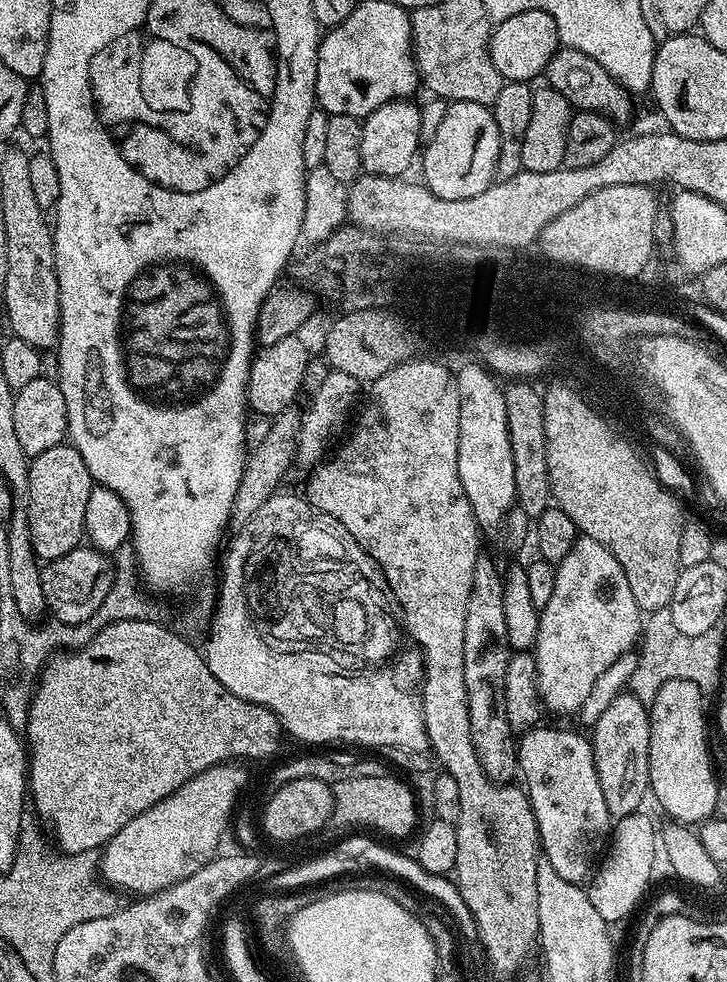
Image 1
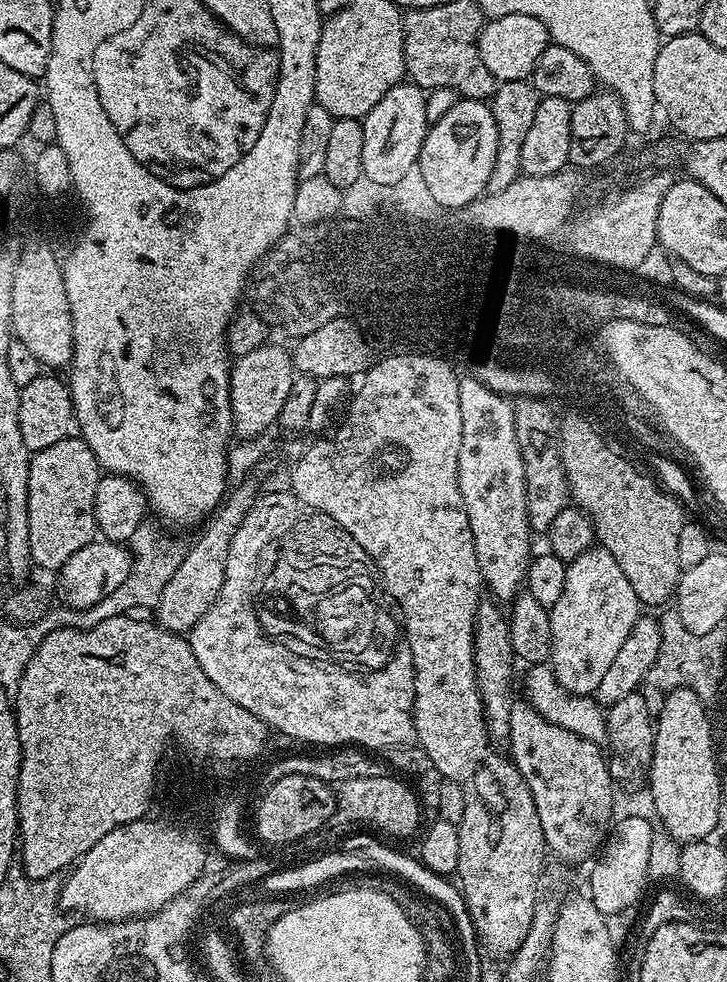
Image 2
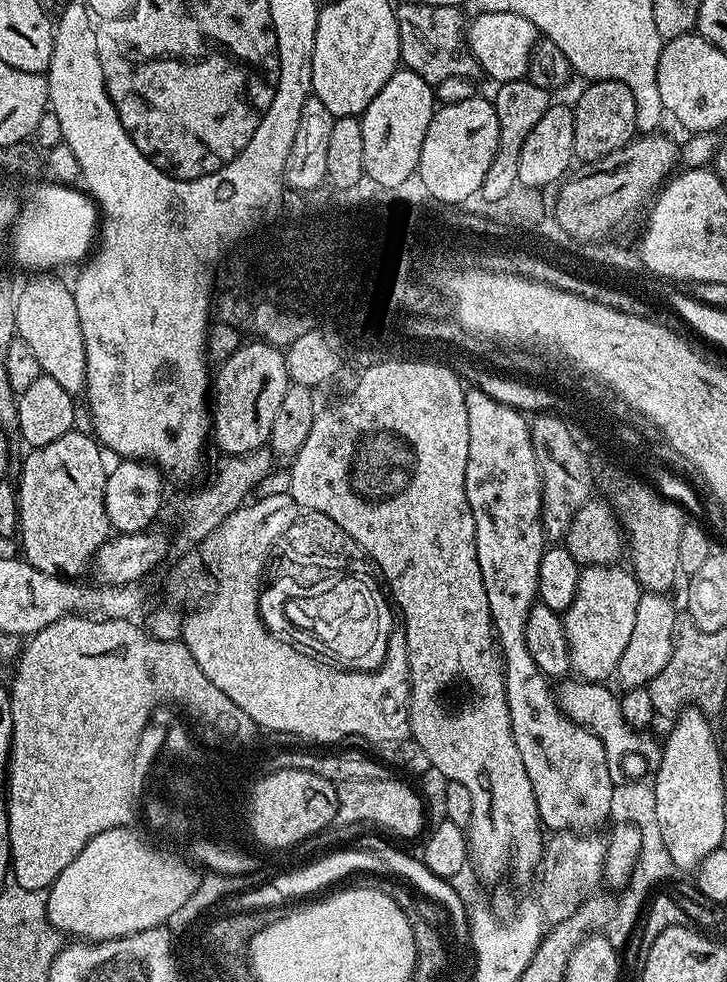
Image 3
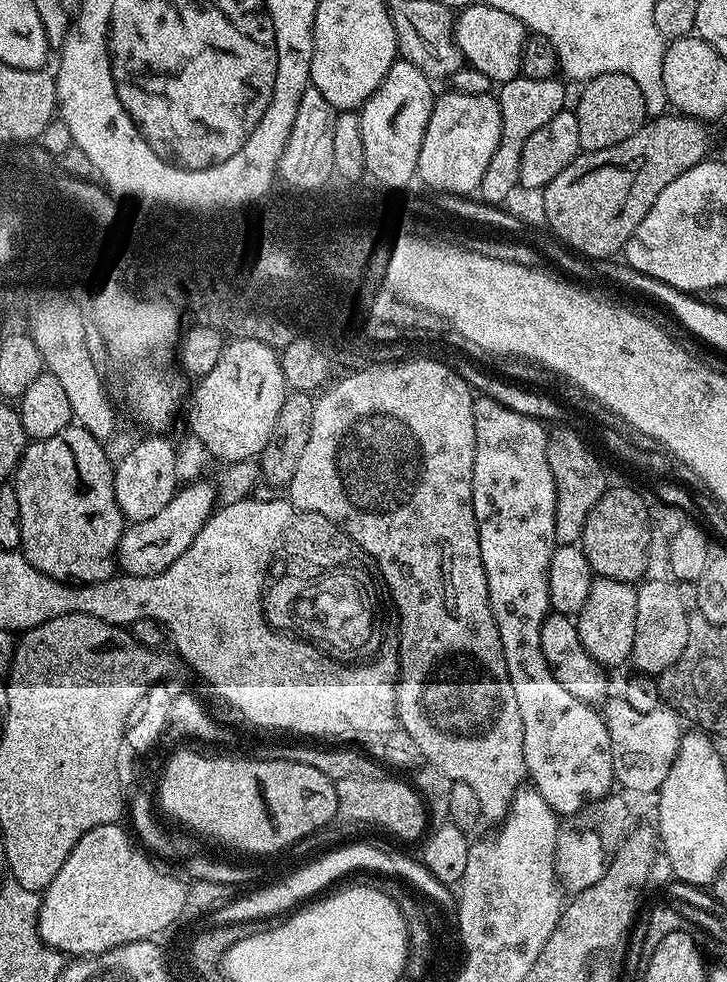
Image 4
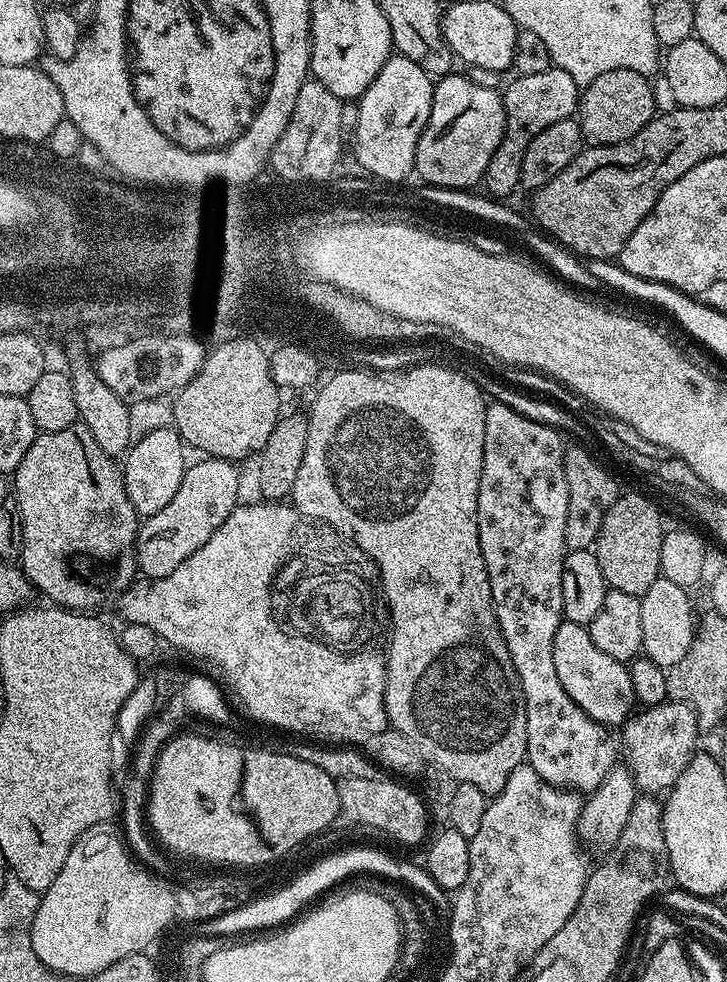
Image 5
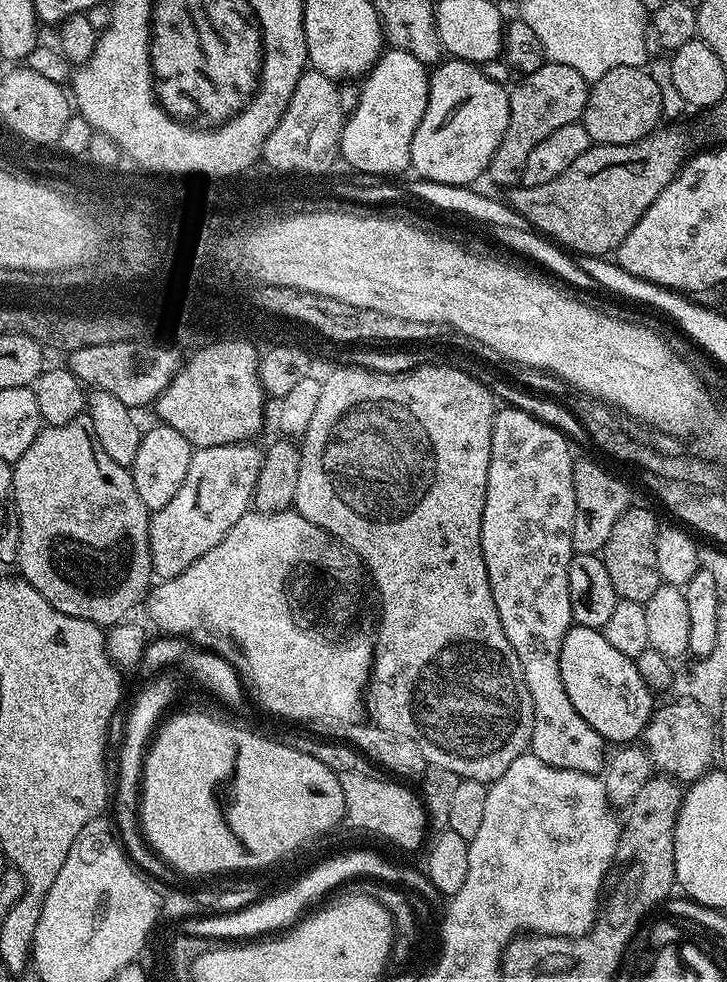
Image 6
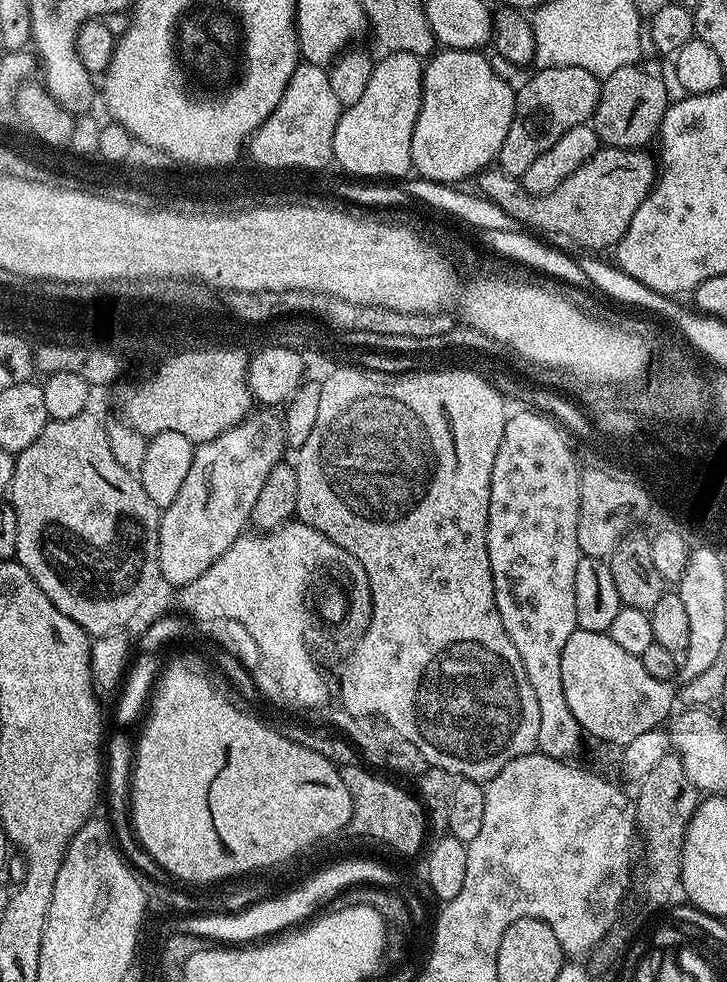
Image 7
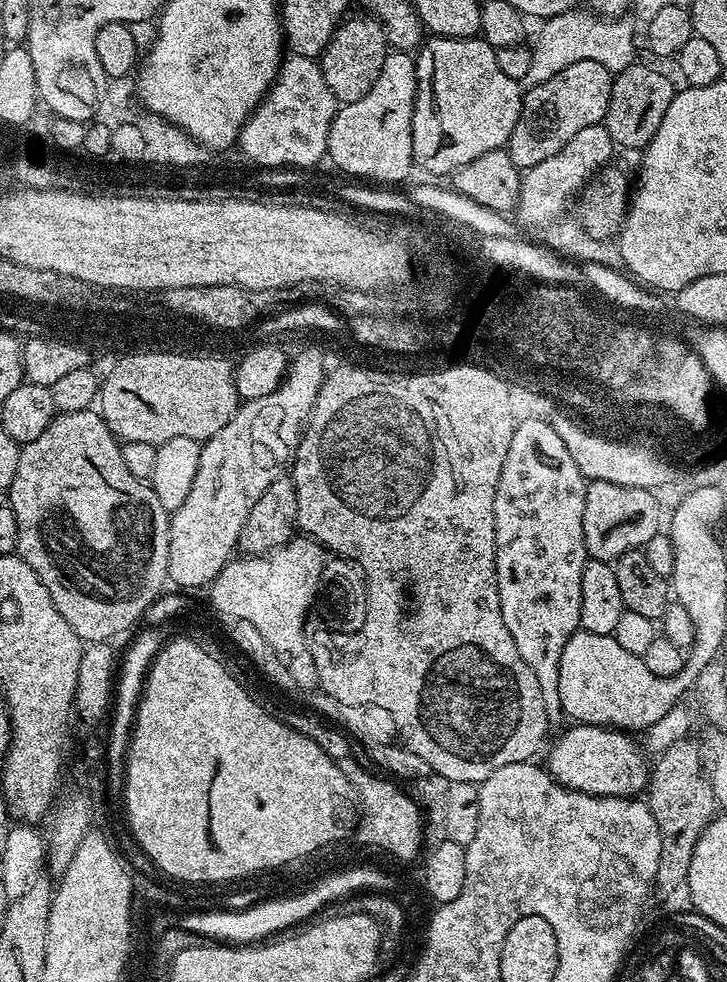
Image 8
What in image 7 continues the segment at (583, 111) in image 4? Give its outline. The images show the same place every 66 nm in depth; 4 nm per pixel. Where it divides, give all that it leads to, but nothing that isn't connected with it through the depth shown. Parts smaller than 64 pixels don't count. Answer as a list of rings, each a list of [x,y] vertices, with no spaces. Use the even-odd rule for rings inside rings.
[[[636,64],[622,66],[603,77],[600,97],[590,121],[601,145],[610,148],[644,148],[657,139],[670,103],[668,88],[660,76]]]

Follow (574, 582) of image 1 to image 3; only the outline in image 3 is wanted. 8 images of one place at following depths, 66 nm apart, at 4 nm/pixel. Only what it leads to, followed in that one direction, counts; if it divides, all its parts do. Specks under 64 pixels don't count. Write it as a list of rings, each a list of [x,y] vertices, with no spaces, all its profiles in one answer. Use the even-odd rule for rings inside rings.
[[[610,564],[581,567],[574,602],[562,614],[571,671],[584,682],[604,682],[615,673],[618,658],[622,658],[622,650],[626,650],[634,630],[634,614],[638,614],[642,589],[635,575],[627,567],[620,567]]]

